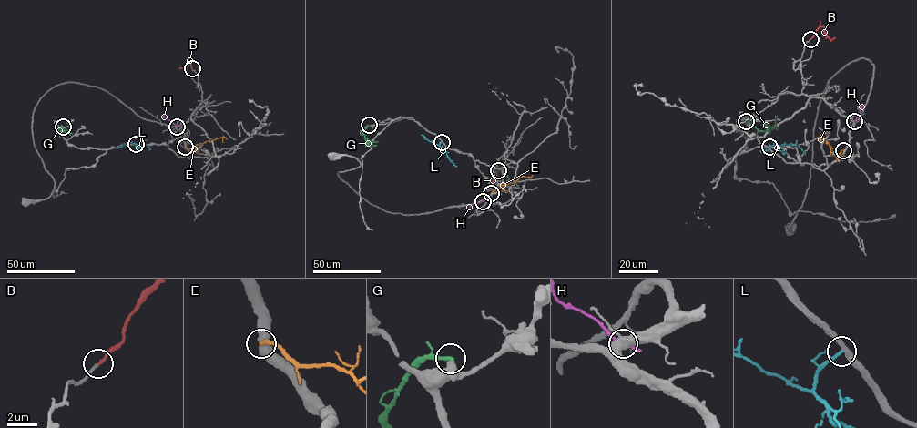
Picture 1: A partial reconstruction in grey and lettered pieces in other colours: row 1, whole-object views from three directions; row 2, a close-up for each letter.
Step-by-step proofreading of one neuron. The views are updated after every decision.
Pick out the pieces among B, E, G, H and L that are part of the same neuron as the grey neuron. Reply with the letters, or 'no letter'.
B

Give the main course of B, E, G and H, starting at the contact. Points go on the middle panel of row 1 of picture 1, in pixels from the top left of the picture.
B: (498, 170), (493, 184), (485, 187)
E: (491, 193), (501, 185), (515, 182), (523, 176), (533, 176)
G: (369, 125), (363, 132), (367, 143), (375, 146), (371, 147)
H: (483, 200), (469, 207)

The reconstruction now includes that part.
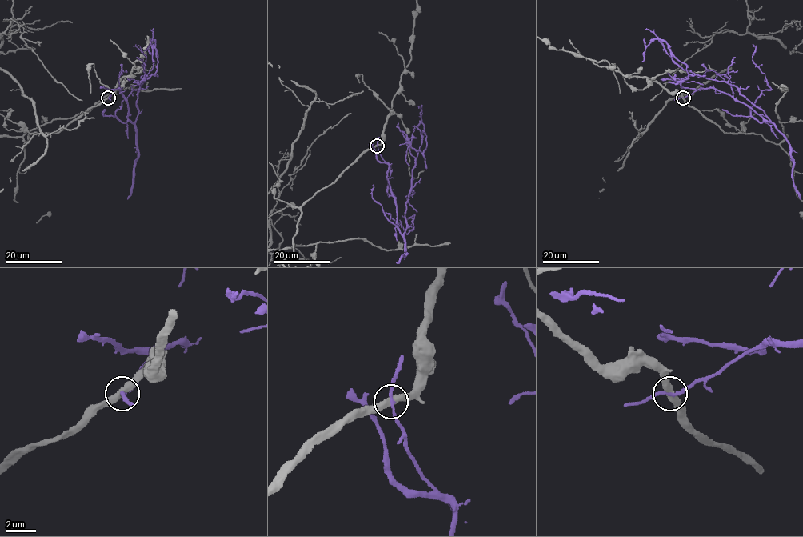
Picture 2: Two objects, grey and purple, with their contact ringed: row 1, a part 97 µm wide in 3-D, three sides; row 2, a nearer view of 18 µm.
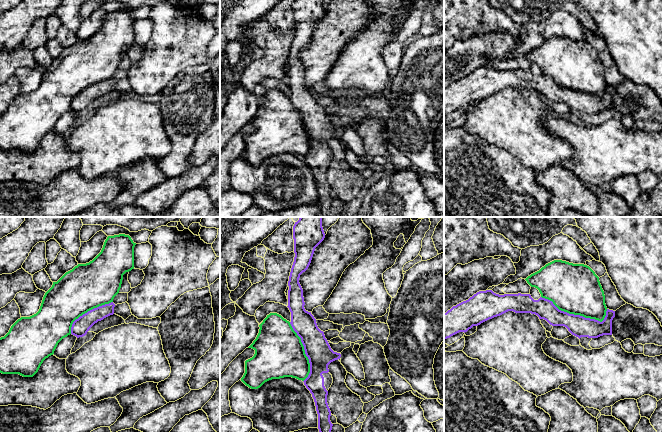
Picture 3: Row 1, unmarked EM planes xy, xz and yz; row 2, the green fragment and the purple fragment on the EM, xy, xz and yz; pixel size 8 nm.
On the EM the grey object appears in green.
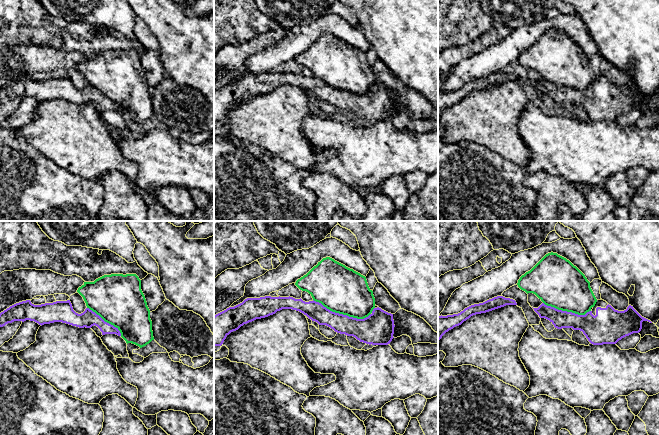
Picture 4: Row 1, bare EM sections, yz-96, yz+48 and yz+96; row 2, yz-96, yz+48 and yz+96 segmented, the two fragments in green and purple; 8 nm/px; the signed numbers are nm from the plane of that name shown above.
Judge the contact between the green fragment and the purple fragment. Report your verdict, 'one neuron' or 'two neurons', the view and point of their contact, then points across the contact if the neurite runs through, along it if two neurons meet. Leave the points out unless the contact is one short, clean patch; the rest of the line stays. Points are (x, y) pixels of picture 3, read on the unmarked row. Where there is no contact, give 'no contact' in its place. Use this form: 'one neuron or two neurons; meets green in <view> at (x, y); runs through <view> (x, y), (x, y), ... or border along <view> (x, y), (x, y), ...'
two neurons; meets green in yz at (574, 90)

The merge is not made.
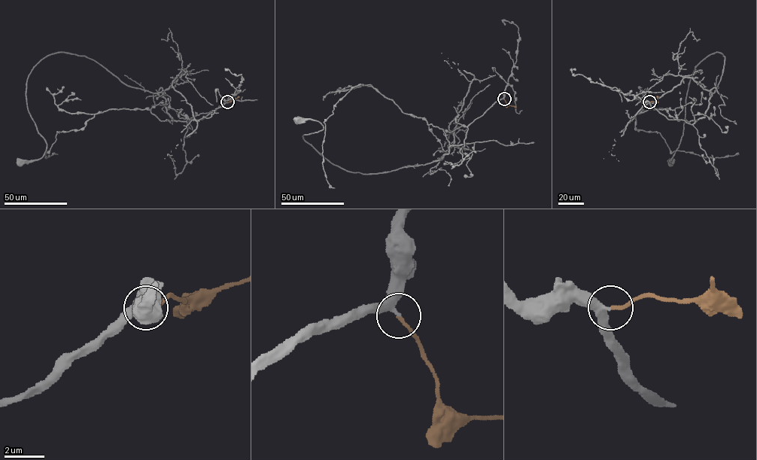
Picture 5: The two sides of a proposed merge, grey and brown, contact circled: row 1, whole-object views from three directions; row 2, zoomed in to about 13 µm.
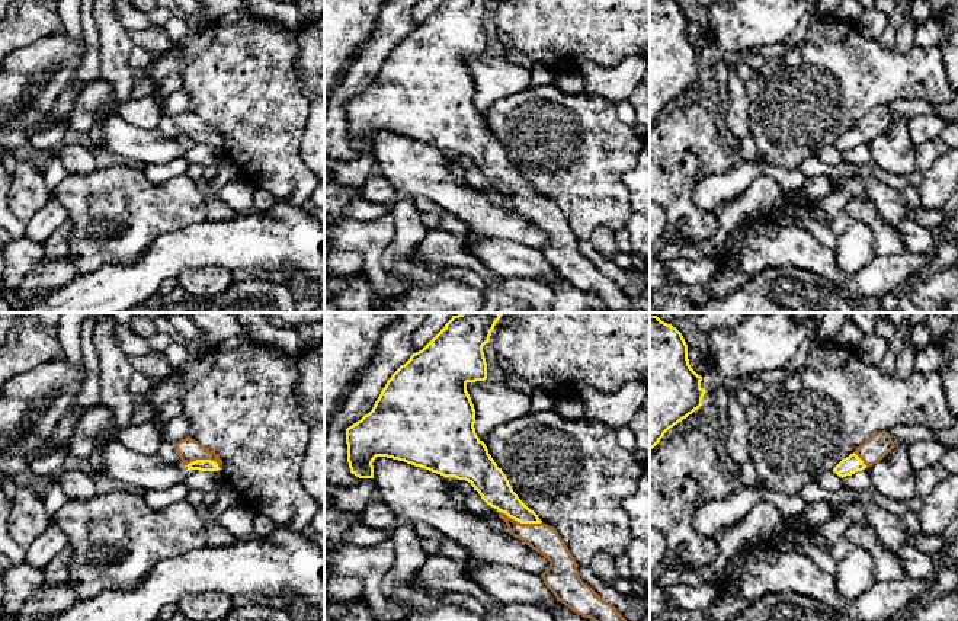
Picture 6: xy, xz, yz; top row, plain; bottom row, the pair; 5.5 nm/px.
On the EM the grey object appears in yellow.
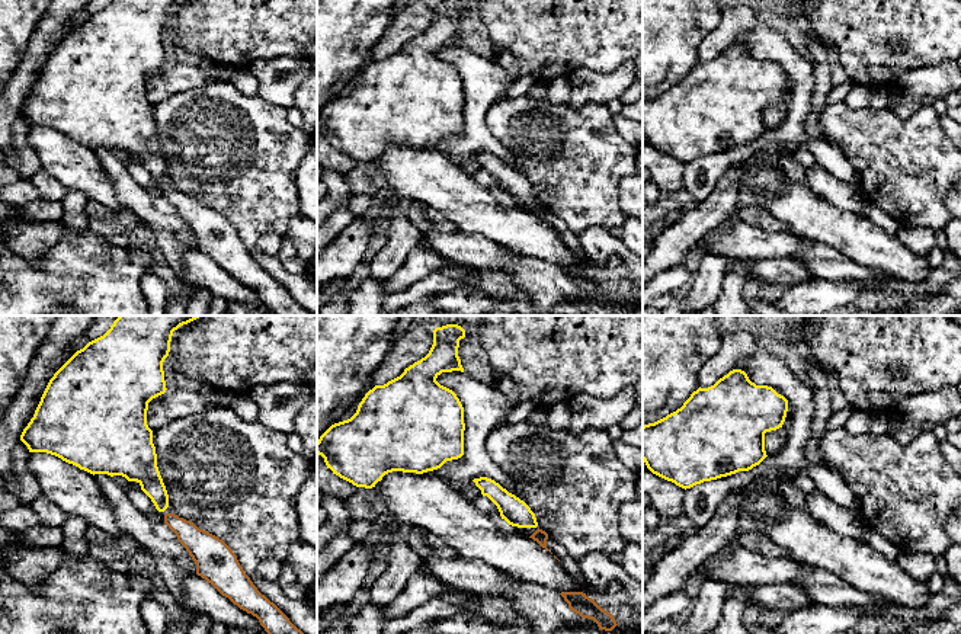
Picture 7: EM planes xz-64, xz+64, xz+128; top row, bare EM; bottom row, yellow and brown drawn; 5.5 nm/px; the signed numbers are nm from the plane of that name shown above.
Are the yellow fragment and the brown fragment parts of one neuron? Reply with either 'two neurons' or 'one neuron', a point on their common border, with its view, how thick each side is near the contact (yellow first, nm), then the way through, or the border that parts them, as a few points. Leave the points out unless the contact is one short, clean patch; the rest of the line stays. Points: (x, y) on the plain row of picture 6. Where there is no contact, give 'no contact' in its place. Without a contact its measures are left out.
one neuron | xz (521, 197) | 170/160 nm | across xz (493, 162), (521, 197), (540, 211)

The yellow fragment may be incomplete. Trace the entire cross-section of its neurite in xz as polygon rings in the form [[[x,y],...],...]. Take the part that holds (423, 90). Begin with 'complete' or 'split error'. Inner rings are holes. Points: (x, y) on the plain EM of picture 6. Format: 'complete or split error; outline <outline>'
split error; outline [[[445,0],[422,25],[413,28],[387,55],[372,84],[346,103],[347,137],[350,147],[359,153],[374,153],[374,134],[387,131],[404,135],[414,141],[429,144],[443,151],[455,151],[468,156],[481,173],[499,186],[499,192],[507,199],[515,212],[522,214],[532,224],[541,227],[550,241],[541,249],[554,271],[577,289],[597,297],[611,313],[634,313],[634,301],[603,275],[579,250],[579,239],[558,207],[544,198],[513,166],[506,148],[497,141],[486,118],[475,108],[475,83],[467,65],[468,57],[487,54],[487,36],[483,20],[490,16],[494,0]]]

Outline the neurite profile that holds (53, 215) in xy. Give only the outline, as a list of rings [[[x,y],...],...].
[[[52,196],[28,223],[25,237],[45,243],[49,236],[68,221],[67,209]]]

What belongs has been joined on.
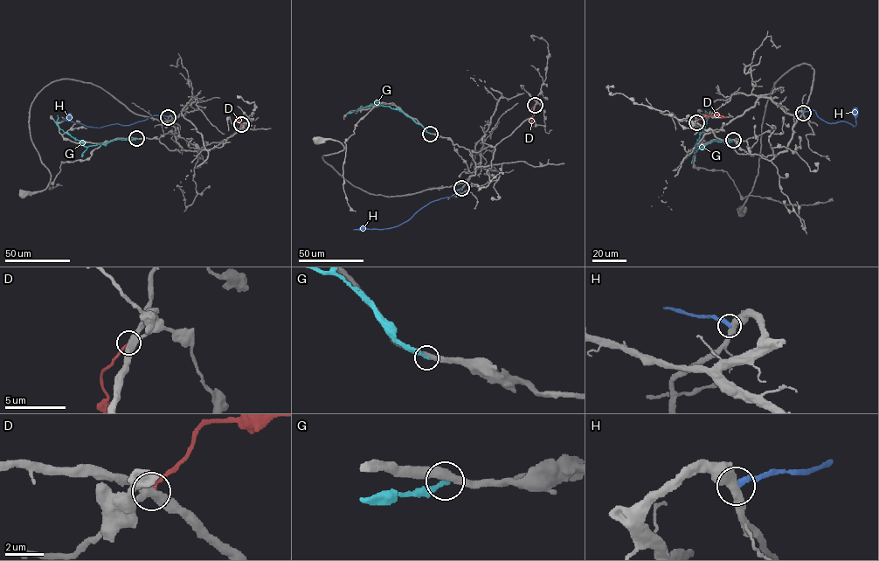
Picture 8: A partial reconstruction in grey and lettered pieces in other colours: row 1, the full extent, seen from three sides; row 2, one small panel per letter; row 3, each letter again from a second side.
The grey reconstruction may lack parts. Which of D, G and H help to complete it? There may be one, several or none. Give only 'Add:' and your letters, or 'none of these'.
Add: none of these

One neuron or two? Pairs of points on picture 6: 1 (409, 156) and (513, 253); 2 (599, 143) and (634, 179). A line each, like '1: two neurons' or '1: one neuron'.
1: two neurons
2: two neurons

